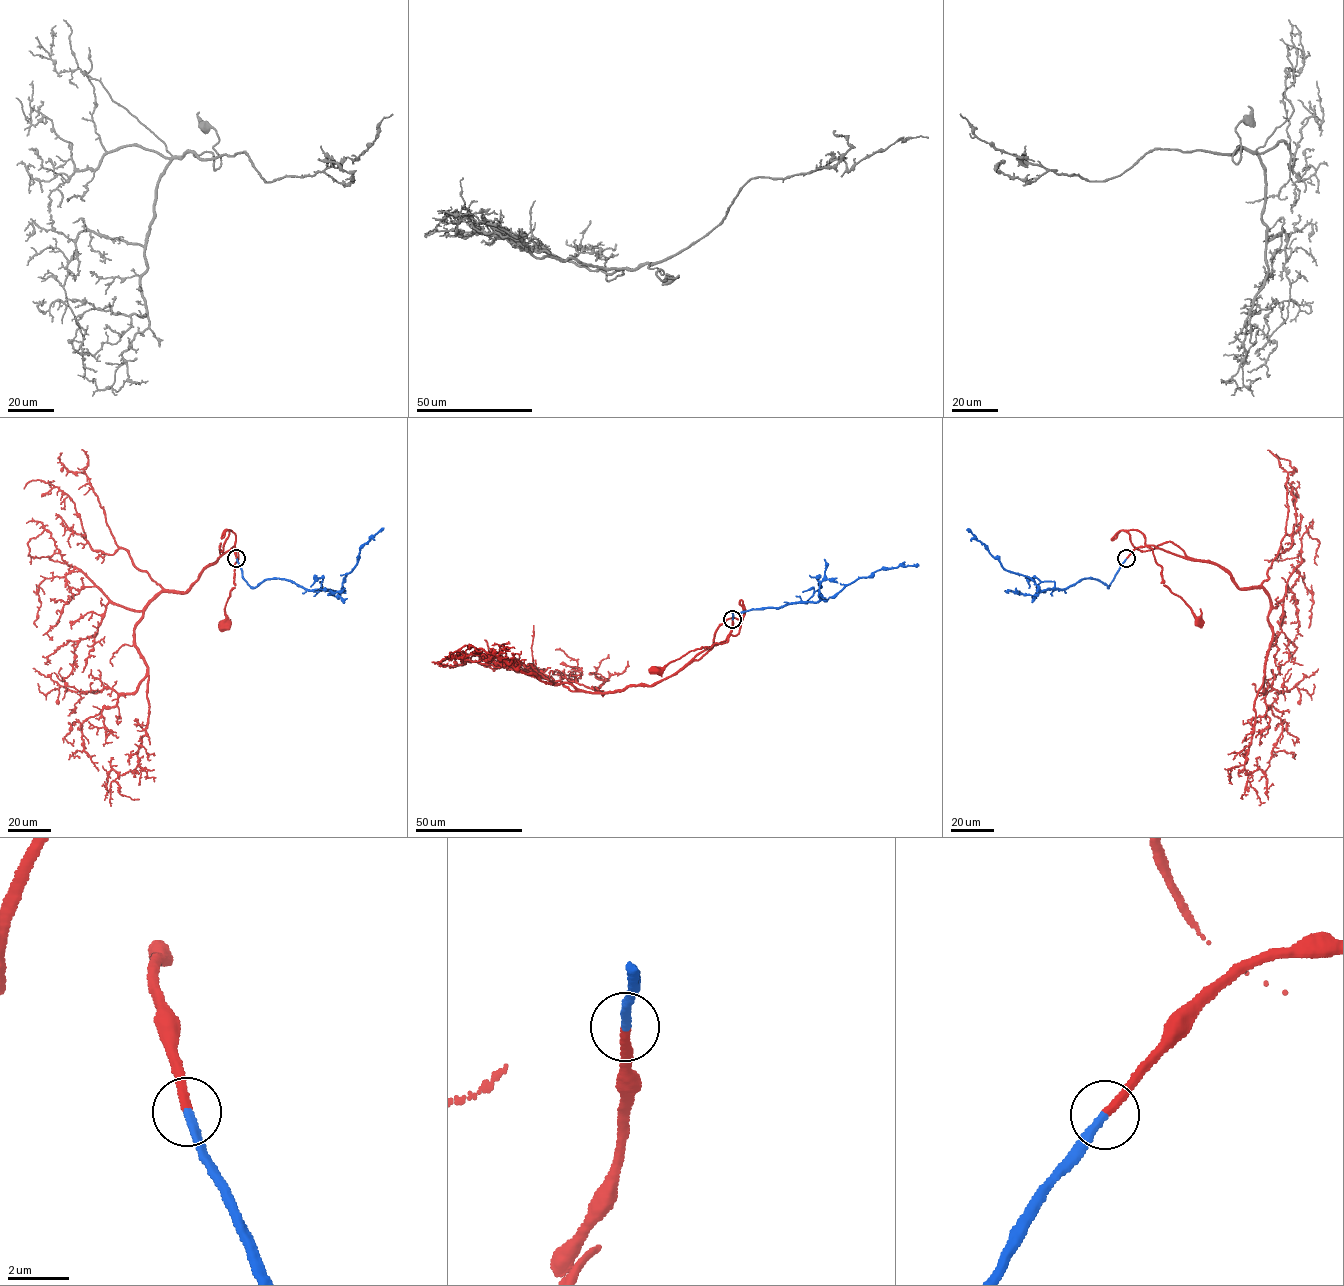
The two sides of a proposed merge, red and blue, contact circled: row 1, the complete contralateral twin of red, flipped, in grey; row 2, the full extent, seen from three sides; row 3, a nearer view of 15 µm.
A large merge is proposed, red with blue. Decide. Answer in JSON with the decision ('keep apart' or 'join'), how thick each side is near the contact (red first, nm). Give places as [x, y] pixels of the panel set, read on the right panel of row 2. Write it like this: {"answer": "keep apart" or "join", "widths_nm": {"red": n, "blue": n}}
{"answer": "join", "widths_nm": {"red": 280, "blue": 300}}

